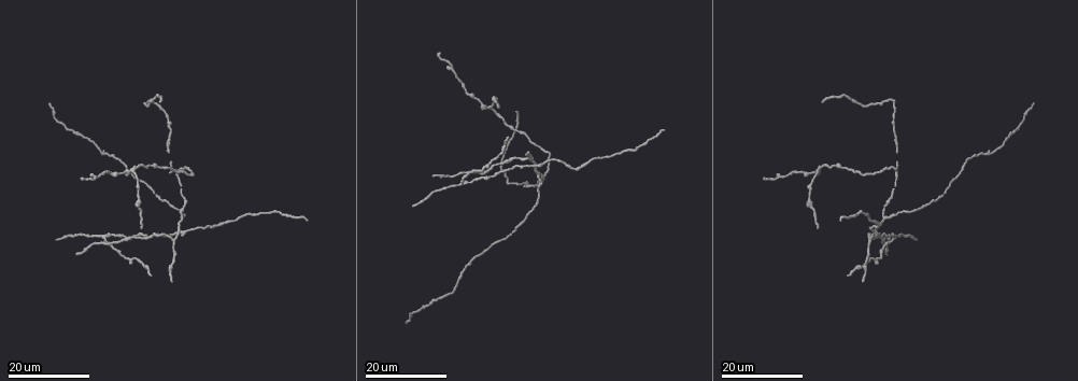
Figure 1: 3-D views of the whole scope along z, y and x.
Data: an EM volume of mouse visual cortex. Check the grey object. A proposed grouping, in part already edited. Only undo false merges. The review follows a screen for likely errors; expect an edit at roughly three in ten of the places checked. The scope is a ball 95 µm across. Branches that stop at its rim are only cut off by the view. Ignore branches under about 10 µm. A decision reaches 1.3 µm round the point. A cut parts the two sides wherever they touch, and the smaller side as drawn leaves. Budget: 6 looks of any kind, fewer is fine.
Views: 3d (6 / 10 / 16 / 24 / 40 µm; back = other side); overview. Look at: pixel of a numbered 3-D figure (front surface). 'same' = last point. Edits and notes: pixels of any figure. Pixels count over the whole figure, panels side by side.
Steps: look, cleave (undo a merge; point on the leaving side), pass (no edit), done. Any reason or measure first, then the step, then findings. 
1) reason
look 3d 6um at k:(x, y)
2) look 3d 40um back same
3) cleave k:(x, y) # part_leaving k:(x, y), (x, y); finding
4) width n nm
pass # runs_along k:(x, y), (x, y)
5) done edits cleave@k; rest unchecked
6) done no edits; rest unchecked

arms run side by side
look 3d 24um at 1:(456, 281)

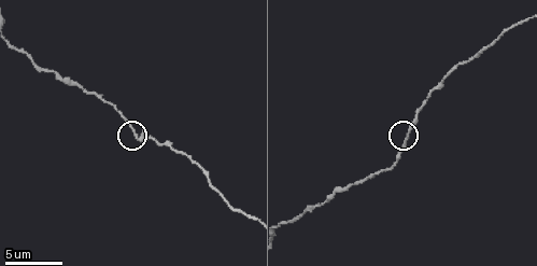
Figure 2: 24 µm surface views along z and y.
look 3d 10um at 2:(138, 136)

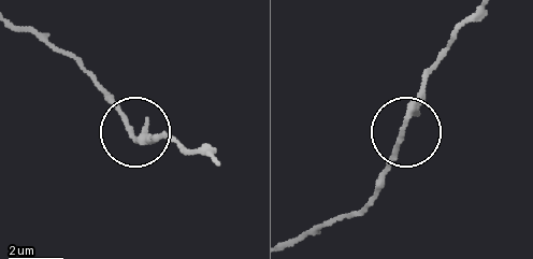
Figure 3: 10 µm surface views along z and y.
width 170 nm
pass # continuous, no second neuron

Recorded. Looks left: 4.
branch point
look 3d 24um at 1:(881, 217)

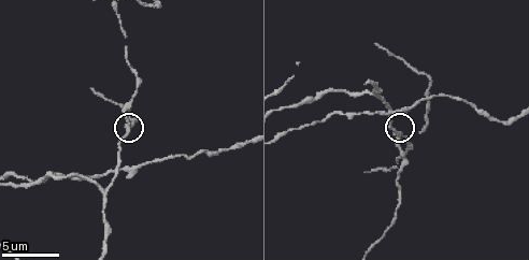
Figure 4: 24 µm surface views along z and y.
look 3d 10um at 4:(127, 122)

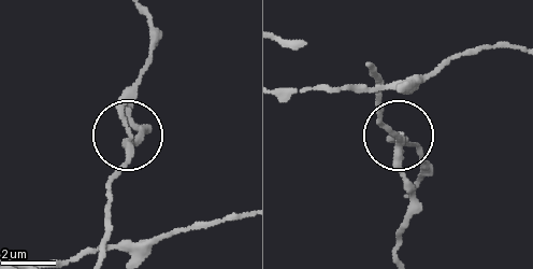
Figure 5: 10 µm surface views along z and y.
pass # one neuron here

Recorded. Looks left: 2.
looks like a crossing
look 3d 16um at 4:(387, 106)

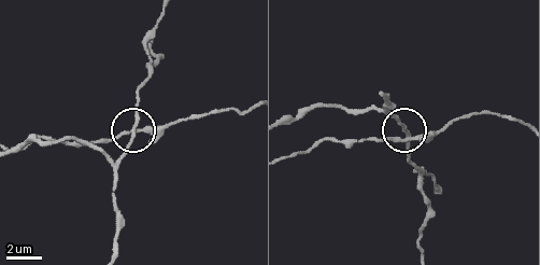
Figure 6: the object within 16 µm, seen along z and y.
side_arm 32 um
pass # all the same neuron

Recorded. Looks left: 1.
done no edits; rest unchecked

